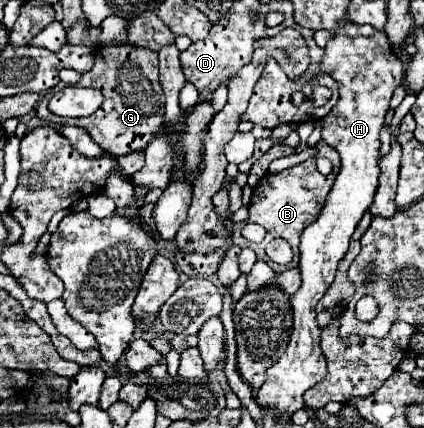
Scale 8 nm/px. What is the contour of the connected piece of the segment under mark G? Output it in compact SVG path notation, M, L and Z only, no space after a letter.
M132 44L104 46L98 48L96 64L90 72L82 74L78 86L92 86L104 94L104 104L90 118L58 118L50 114L48 100L52 90L48 90L38 102L38 118L52 124L74 124L84 128L92 140L112 156L124 156L130 152L144 150L154 134L160 134L164 126L164 94L158 84L158 54Z

